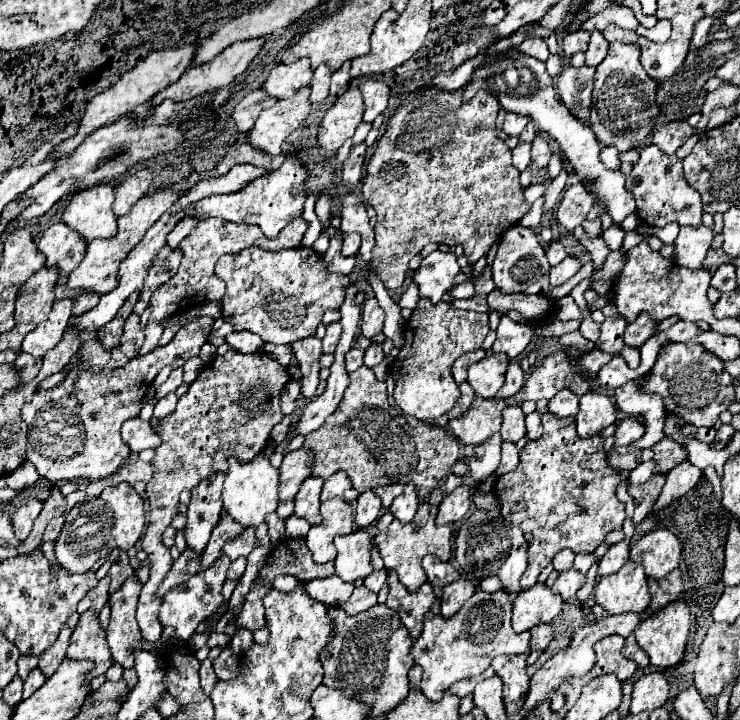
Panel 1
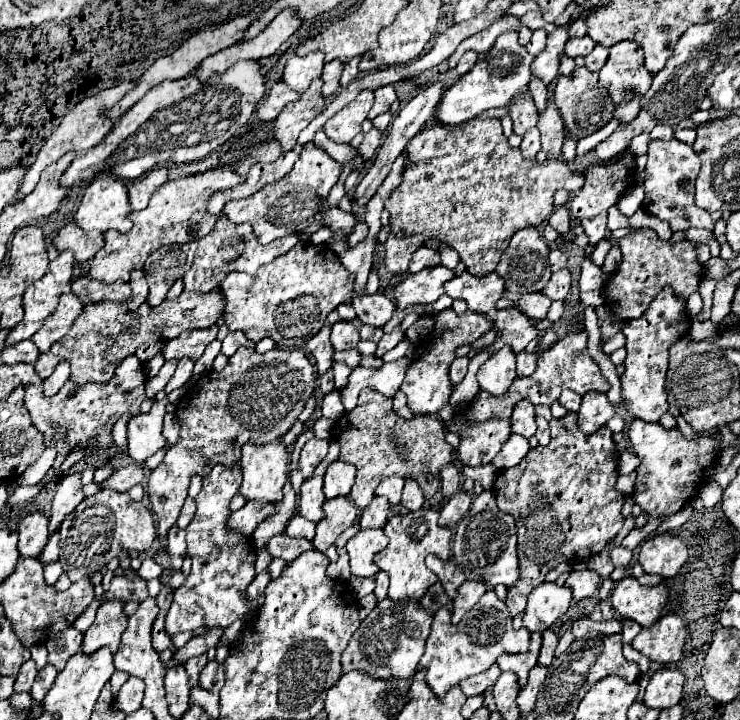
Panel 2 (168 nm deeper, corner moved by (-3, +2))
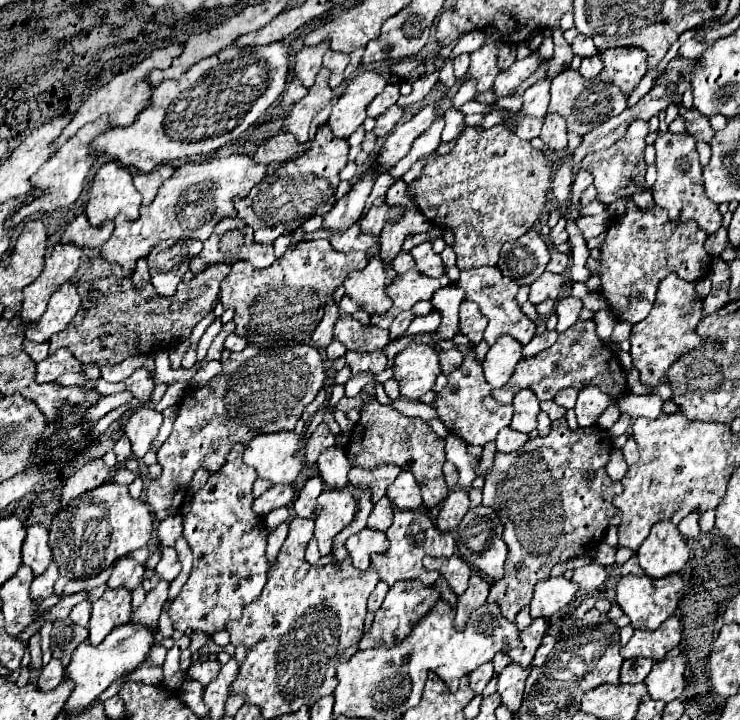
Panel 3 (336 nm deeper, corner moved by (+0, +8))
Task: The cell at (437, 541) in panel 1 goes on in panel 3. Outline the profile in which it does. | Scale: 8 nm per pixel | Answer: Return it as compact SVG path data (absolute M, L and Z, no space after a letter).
M420 509L396 511L394 521L388 527L388 541L390 541L390 549L386 553L372 555L372 567L378 571L382 581L390 583L390 587L402 579L420 579L424 585L434 585L434 581L440 577L440 573L426 571L422 567L422 557L424 555L432 555L432 557L454 555L454 537L450 533L442 533L430 519L430 515Z

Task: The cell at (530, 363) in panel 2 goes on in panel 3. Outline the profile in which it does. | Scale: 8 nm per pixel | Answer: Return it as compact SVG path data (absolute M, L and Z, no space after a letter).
M544 331L544 333L540 333L540 335L534 335L532 341L530 341L528 345L524 345L522 357L534 357L534 355L538 355L540 351L548 349L548 347L556 341L556 337L558 337L556 331Z

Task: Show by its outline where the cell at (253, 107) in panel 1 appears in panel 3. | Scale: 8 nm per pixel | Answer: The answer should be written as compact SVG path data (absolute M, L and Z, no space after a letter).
M292 79L290 83L286 83L286 89L284 89L282 99L280 99L280 105L282 105L282 107L294 105L296 101L300 101L300 99L306 95L306 91L308 91L308 89L306 89L304 85L300 85L298 79Z

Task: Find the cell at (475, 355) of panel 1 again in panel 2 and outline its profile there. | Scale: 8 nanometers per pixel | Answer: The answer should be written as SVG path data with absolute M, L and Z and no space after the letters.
M455 357L451 367L449 367L449 379L453 385L461 383L465 373L467 373L467 365L469 365L469 357Z

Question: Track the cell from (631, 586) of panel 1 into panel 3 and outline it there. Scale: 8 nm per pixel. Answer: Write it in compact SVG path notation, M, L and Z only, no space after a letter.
M626 575L616 585L616 603L630 617L634 629L652 631L652 629L660 627L674 613L674 609L682 597L682 589L684 589L684 581L680 579L680 575L666 575L664 579Z

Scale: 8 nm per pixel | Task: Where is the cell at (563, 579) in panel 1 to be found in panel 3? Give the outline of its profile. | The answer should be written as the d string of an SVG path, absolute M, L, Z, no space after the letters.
M590 563L586 567L574 569L572 581L576 581L580 585L580 591L594 591L594 589L600 589L602 587L602 583L604 583L606 577L608 577L606 567Z

